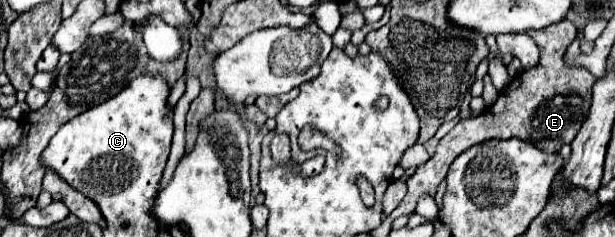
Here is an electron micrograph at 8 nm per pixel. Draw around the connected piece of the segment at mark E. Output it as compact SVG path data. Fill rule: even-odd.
M567 19L553 23L545 29L539 31L529 31L529 35L533 37L533 41L539 45L541 49L541 61L539 65L535 65L529 71L519 73L519 87L515 91L511 91L509 97L501 97L495 101L495 105L491 105L489 109L485 109L485 113L481 113L475 119L465 119L459 121L437 145L435 155L417 167L417 171L413 173L413 177L407 181L407 195L405 199L399 203L399 207L389 215L393 217L393 221L399 215L411 215L415 211L417 199L423 193L435 195L439 183L446 178L449 165L453 163L453 159L457 155L461 155L465 149L487 141L487 139L523 139L531 145L535 145L541 151L549 151L549 153L559 153L561 145L571 143L573 137L577 135L577 131L581 129L581 123L585 121L585 115L589 111L589 103L591 103L591 87L595 83L595 75L591 75L585 67L581 65L569 65L563 57L567 47L573 43L575 39L575 25L569 23ZM569 73L581 73L579 83L575 79L569 79Z

